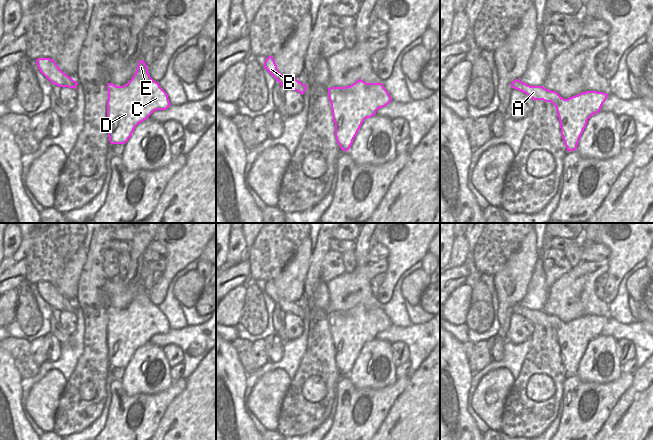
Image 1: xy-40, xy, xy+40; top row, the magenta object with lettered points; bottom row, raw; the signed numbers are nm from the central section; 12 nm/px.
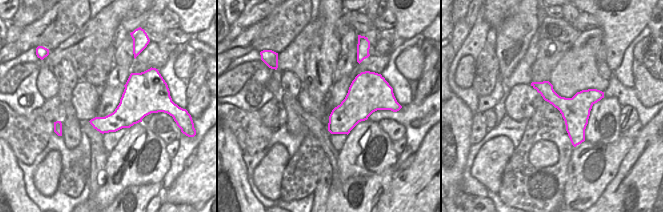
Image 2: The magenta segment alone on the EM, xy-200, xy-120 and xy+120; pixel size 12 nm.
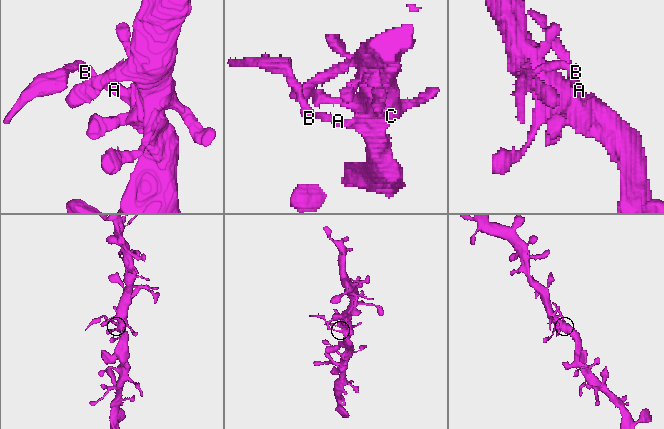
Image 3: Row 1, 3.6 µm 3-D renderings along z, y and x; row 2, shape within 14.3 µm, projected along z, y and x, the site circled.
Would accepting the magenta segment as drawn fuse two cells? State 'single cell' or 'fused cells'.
fused cells

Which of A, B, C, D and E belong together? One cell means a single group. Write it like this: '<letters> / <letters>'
A C D E / B

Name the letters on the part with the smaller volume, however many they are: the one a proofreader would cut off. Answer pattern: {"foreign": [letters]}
{"foreign": ["B"]}

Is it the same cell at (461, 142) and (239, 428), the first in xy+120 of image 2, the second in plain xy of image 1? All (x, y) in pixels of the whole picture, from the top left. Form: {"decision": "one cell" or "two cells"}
{"decision": "one cell"}

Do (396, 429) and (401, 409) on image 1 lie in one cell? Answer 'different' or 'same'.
same

